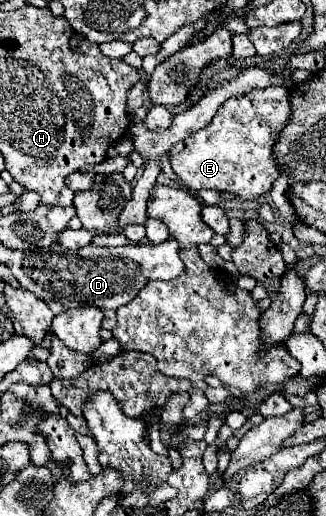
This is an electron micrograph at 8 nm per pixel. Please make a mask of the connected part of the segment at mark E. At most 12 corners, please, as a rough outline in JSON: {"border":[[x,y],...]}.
{"border":[[289,89],[227,99],[171,157],[193,191],[255,199],[279,177]]}

